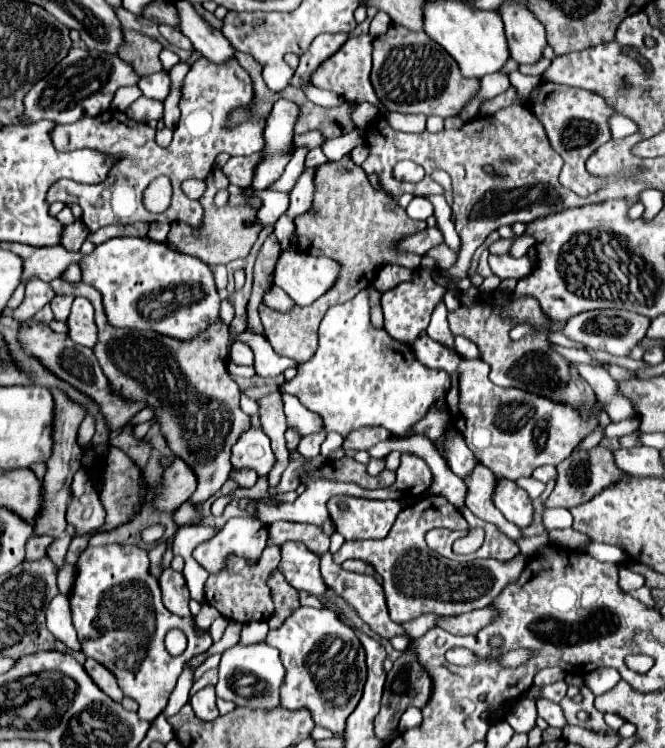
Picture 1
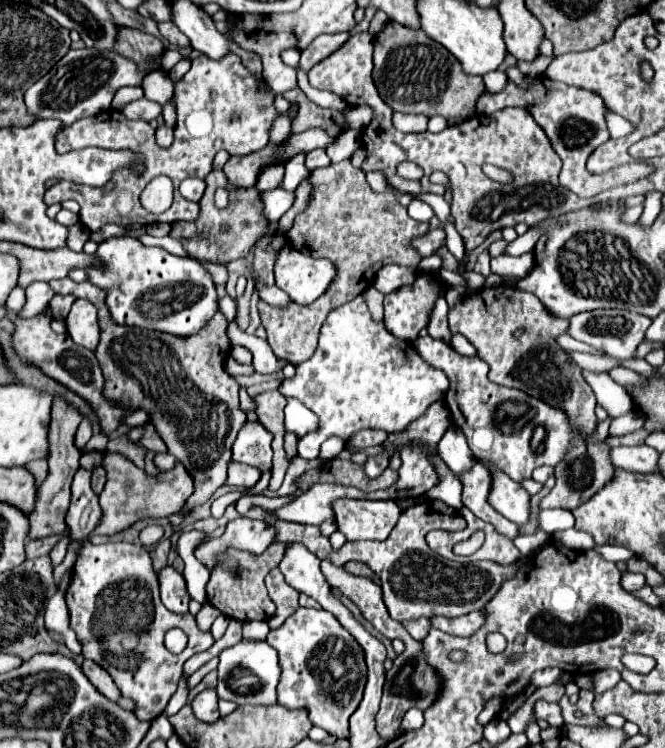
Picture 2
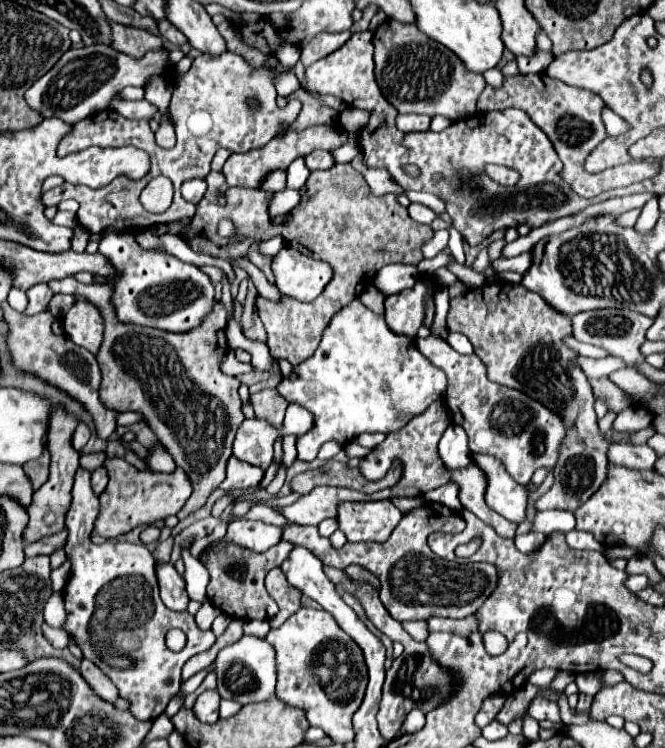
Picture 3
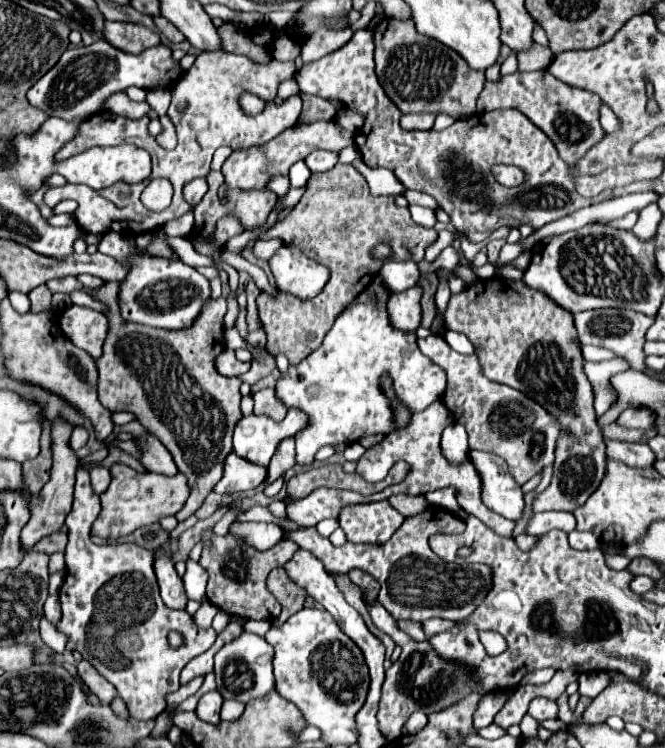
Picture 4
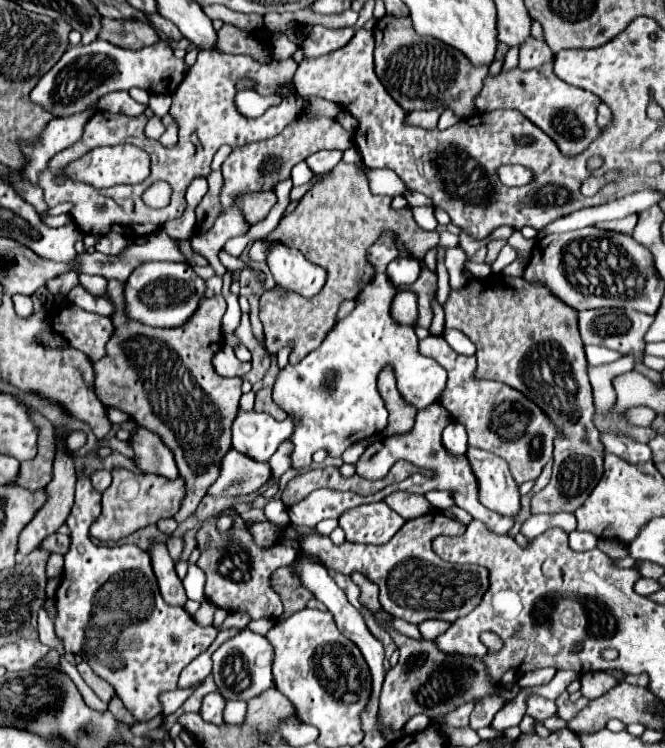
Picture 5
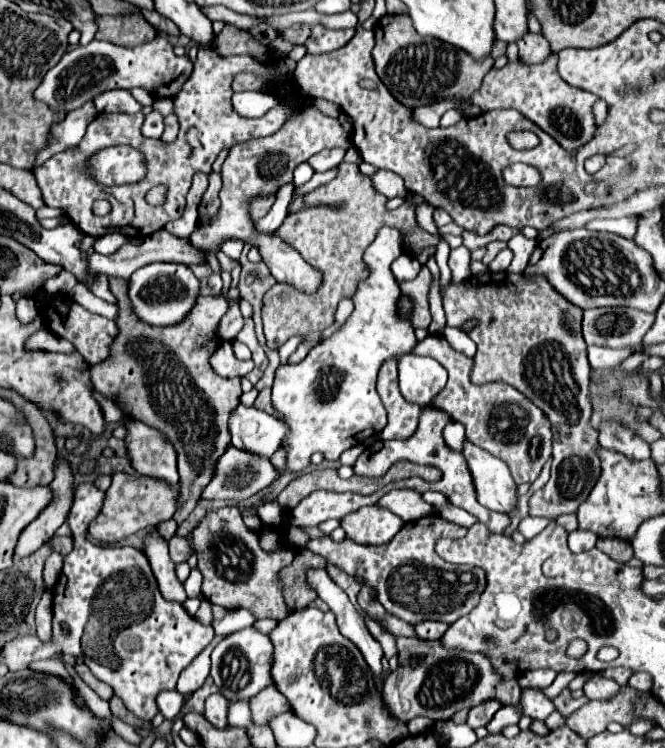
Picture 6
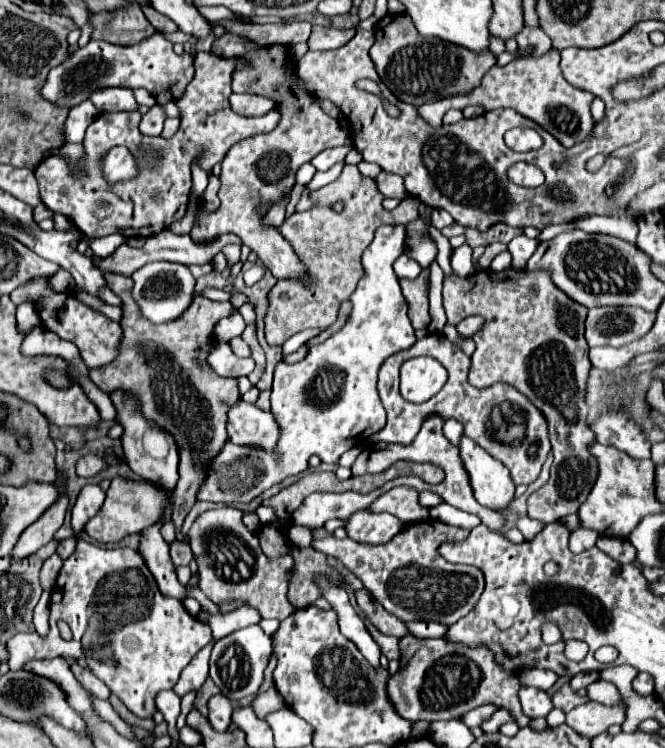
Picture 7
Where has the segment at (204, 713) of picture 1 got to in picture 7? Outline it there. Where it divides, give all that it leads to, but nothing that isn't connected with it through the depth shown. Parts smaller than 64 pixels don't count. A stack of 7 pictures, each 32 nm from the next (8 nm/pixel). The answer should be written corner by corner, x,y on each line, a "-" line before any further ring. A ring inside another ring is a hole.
216,694
208,700
208,720
218,732
224,732
230,726
230,714
232,714
232,702
228,702
226,696

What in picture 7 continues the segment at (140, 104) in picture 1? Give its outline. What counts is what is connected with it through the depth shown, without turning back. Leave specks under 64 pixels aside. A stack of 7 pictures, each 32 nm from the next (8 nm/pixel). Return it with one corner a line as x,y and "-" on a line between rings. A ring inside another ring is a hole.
106,88
94,92
92,98
98,112
134,112
138,110
138,102
134,100
132,90
128,88

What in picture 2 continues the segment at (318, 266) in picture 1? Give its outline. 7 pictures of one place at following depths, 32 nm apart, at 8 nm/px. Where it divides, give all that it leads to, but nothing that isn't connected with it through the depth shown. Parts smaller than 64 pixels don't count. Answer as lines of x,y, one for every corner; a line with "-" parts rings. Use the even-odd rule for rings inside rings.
286,246
278,254
274,276
276,286
282,288
296,304
312,304
332,284
336,266
326,258
312,258

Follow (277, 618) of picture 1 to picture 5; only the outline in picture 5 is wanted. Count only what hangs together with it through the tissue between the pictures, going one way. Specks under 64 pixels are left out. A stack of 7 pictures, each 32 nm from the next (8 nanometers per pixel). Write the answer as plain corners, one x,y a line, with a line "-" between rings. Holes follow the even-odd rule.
284,568
280,576
272,576
272,586
284,604
284,614
278,618
278,622
282,622
284,618
302,610
306,606
306,602
312,598
312,594
298,580
294,580
290,568

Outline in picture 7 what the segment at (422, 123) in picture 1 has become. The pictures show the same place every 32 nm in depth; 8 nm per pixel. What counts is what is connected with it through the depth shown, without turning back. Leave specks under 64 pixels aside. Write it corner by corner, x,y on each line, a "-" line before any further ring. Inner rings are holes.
550,50
548,54
542,56
542,60
518,58
504,68
492,66
490,72
484,76
480,88
476,88
476,92
470,92
468,96
452,96
448,100
438,100
436,104
422,104
418,108
418,116
432,128
438,128
442,124
442,116
450,108
462,110
468,104
478,104
484,110
512,108
520,112
522,116
534,120
544,130
548,130
562,146
566,148
576,146
584,142
594,130
594,118
590,114
590,104
596,96
568,84
560,74
558,60
560,60
560,52

